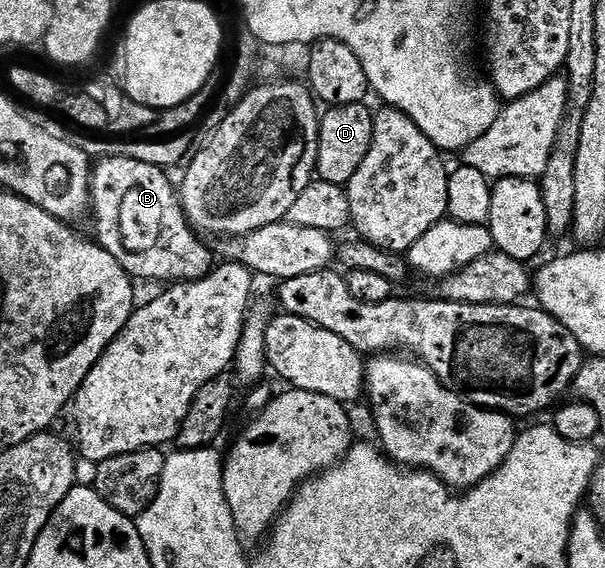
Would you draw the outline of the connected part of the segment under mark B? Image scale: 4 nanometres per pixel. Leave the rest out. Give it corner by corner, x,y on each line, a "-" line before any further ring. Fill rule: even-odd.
108,155
104,159
96,159
92,169
92,201
90,204
90,219
96,222
95,242
106,249
106,253
110,253
110,257
114,257
114,261
118,261
118,265
122,265
122,269
127,275
132,276
133,280
140,279
168,279
167,281
179,281
182,283
192,283
196,279
206,277
213,269
214,251
203,243
205,240
194,230
188,218
184,216
184,208
180,205
177,188
174,183
168,180
169,172
163,167
155,167
154,165
146,165
146,161
134,161
130,155

